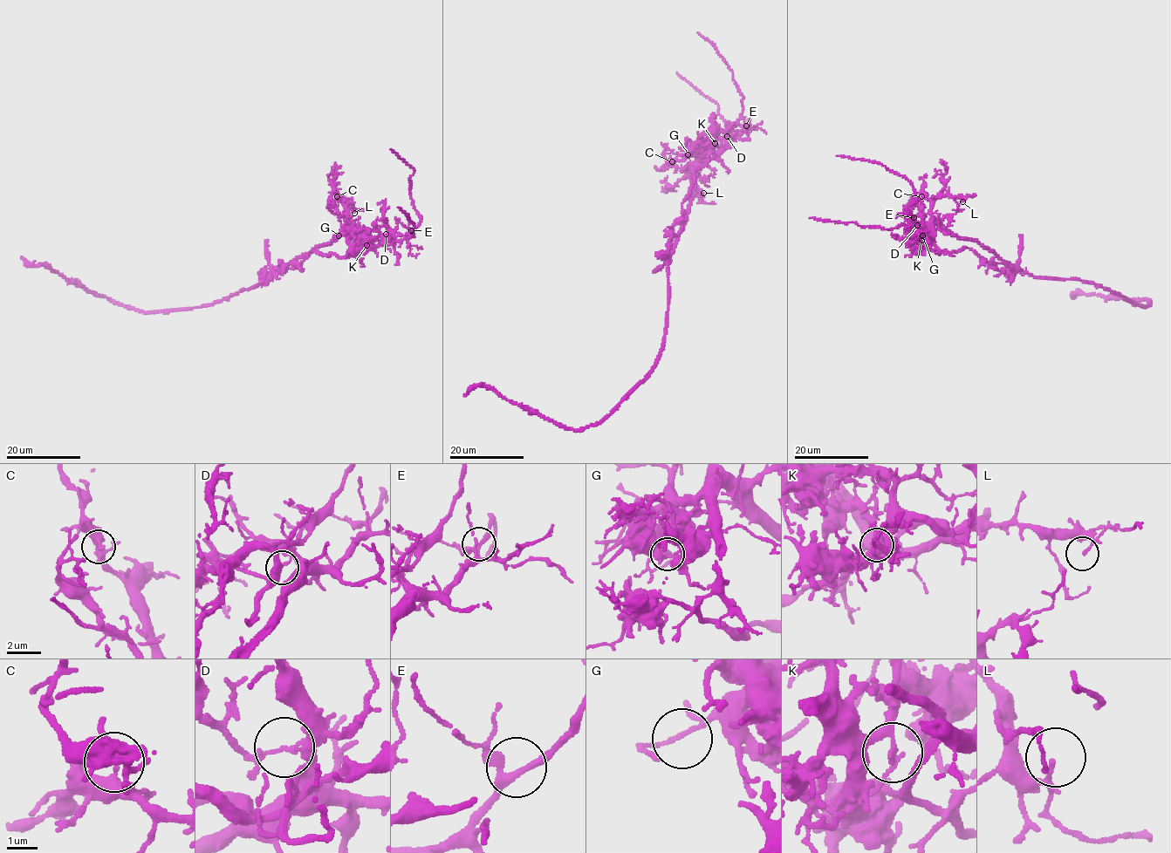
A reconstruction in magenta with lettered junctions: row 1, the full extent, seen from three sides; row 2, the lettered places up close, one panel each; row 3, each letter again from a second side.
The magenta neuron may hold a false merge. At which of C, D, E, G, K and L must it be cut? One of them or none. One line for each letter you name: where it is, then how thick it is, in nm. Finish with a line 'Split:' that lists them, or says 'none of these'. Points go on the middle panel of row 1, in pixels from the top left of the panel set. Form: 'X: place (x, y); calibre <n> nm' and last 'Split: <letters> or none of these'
D: place (727, 136); calibre 110 nm
Split: D

